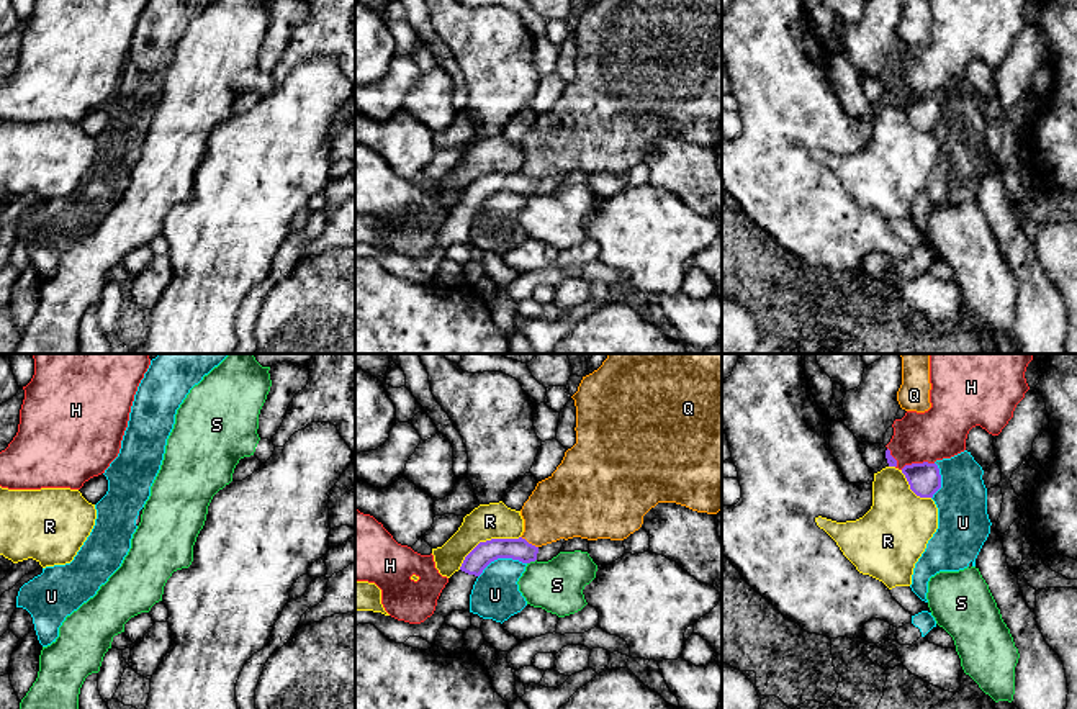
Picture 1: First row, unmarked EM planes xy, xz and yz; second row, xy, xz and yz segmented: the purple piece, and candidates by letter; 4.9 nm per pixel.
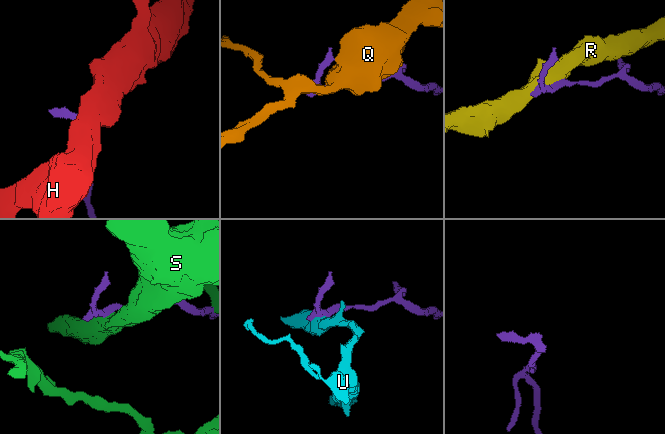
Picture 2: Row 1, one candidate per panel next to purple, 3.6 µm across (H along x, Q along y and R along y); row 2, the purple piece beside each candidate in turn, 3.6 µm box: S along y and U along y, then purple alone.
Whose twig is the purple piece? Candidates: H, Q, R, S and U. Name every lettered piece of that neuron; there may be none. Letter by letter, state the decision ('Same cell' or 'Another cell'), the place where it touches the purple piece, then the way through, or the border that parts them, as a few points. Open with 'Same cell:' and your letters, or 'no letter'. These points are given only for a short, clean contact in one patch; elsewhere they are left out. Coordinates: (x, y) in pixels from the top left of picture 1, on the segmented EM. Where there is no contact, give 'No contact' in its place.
Same cell: no letter
H: Another cell. Touches purple at yz (917, 464). Boundary: yz (933, 462), (912, 462), (901, 469)
Q: Another cell. Touches purple at xz (527, 542)
R: Another cell. Touches purple at xz (486, 541)
S: Another cell. Touches purple at xz (531, 560)
U: Another cell. Touches purple at xz (501, 557). Boundary: xz (526, 562), (495, 559), (478, 577)

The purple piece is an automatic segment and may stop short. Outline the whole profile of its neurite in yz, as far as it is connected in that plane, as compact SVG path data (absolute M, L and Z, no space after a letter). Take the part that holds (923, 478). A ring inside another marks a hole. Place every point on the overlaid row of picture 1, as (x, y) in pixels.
M912 463L902 468L910 490L920 498L933 498L941 488L941 475L936 463Z

